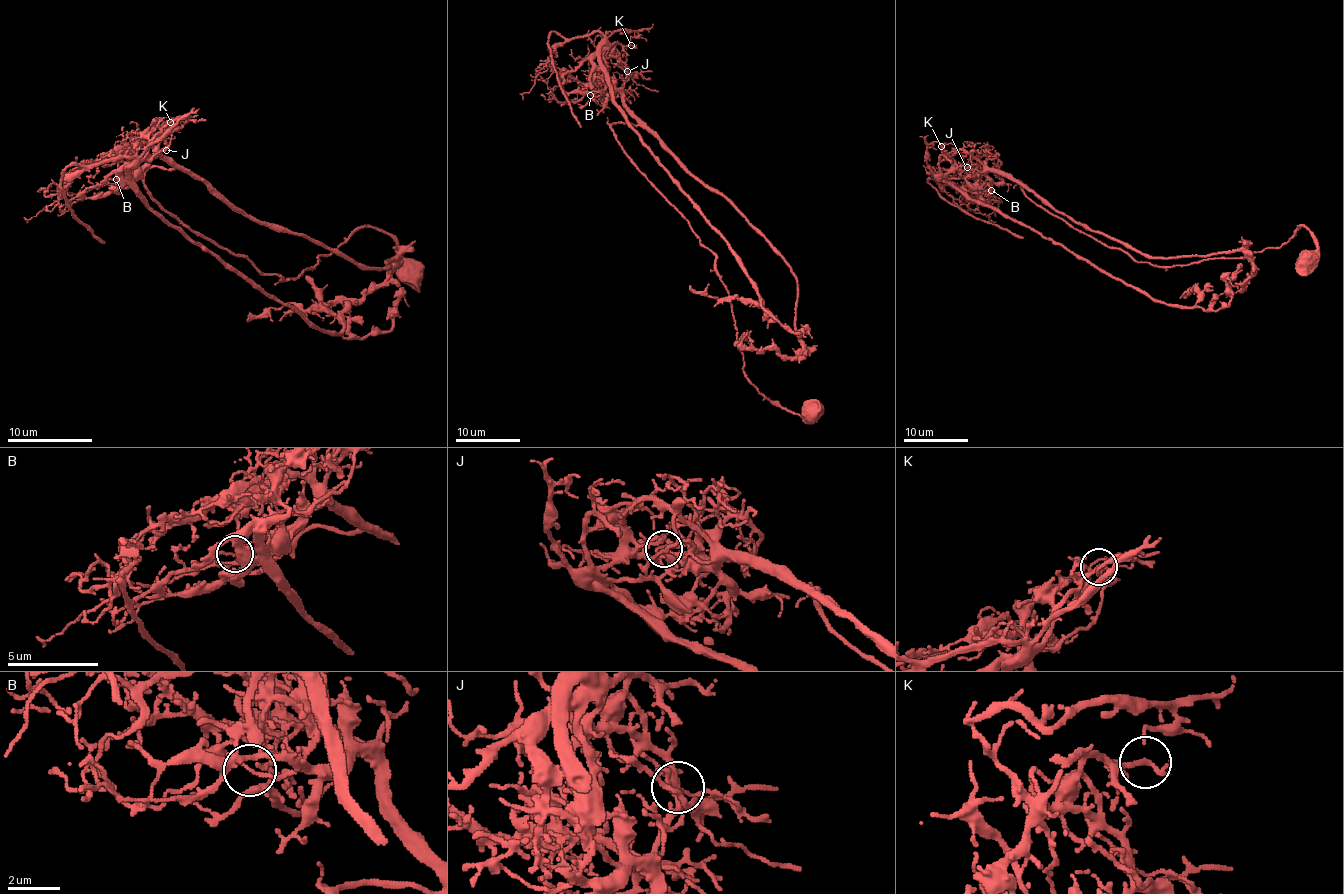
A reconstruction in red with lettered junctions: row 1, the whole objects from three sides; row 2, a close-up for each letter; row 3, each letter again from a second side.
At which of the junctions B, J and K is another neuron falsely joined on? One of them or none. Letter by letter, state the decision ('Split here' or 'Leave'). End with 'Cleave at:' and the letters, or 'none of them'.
B: Split here
J: Leave
K: Leave
Cleave at: B

